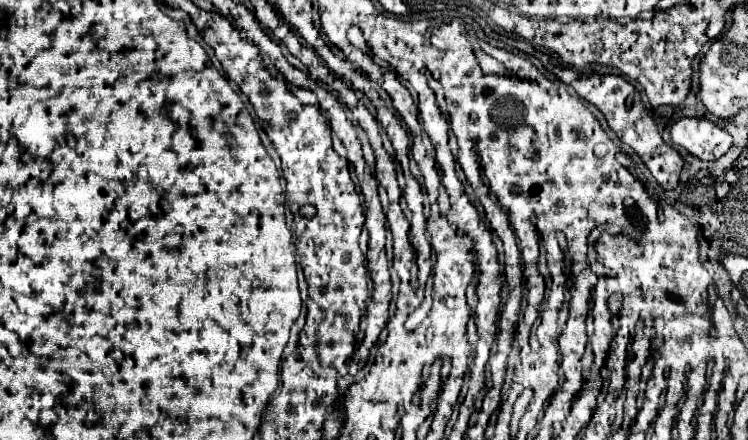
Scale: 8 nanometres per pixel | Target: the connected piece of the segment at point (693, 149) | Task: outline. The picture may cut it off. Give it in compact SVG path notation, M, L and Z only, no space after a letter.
M680 118L670 128L672 142L700 160L718 160L728 152L732 136L706 118Z

